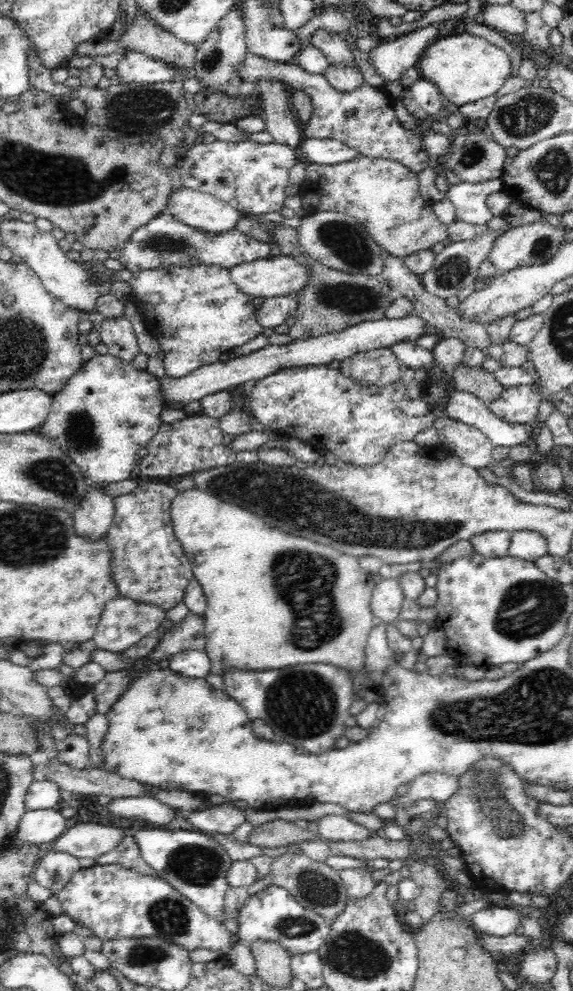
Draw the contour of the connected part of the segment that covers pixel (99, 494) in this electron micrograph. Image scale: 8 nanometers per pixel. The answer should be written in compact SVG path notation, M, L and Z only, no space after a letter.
M93 487L81 497L73 512L76 533L92 539L106 535L114 515L113 496L108 496L97 487Z

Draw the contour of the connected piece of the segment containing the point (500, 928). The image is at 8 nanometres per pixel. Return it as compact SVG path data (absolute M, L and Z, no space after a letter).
M492 904L471 915L480 934L486 933L498 937L514 933L516 928L519 928L522 918L514 907L503 904Z

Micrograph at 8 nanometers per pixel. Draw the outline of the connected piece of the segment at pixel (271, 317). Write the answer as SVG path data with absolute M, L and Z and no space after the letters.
M276 296L258 301L256 320L262 328L275 328L286 320L286 316L294 315L297 309L297 297Z

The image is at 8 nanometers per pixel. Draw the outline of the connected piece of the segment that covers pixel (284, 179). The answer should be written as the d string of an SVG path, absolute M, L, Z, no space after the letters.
M218 141L196 144L185 151L181 176L183 186L200 191L222 203L228 203L242 214L268 214L278 212L287 197L284 189L288 183L290 169L301 160L299 153L288 146Z

